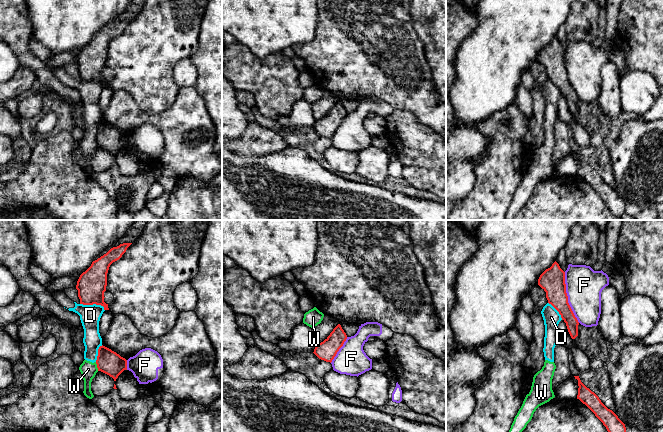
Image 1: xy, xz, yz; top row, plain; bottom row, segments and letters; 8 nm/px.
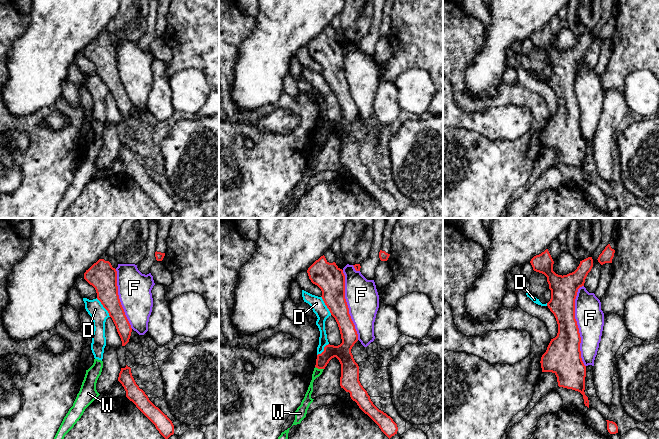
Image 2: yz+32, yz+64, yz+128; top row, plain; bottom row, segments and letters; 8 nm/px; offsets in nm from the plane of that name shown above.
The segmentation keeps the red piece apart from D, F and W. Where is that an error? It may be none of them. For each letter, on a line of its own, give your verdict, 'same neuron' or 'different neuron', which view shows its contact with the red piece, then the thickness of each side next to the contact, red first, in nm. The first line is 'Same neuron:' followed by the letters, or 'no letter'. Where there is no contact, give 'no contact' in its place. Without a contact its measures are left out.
Same neuron: no letter
D: different neuron | xy | 240/170 nm
F: different neuron | yz | 200/280 nm
W: different neuron | xy | 190/130 nm

